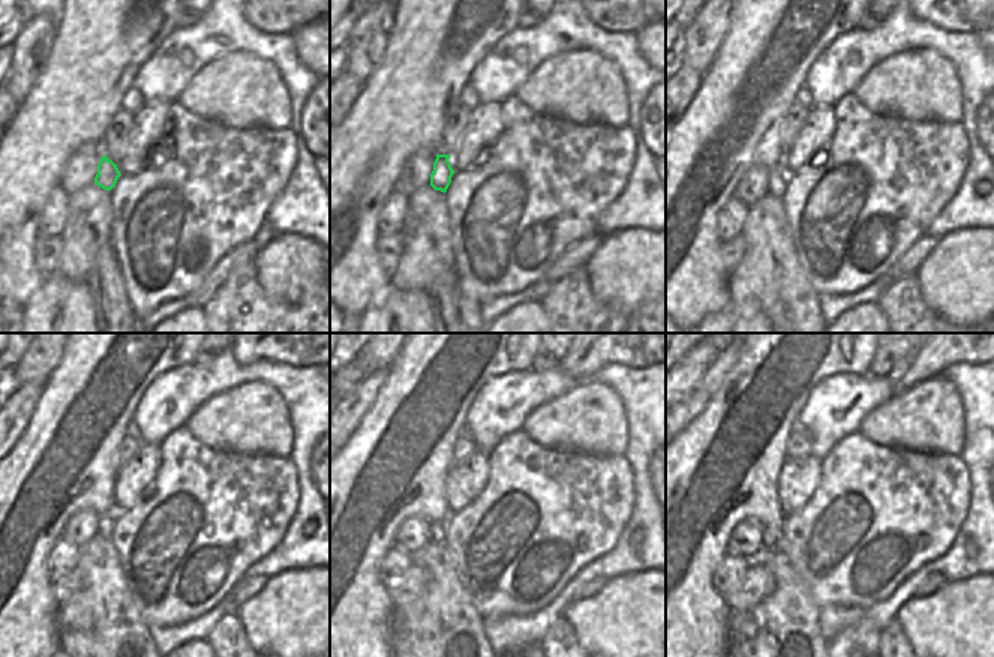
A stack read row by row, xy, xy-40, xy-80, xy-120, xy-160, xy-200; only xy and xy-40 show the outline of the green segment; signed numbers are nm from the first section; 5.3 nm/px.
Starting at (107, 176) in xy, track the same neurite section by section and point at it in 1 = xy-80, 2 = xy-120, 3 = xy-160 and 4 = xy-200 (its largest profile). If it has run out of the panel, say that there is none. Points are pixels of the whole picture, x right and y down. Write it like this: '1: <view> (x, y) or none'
1: xy-80 (778, 176)
2: xy-120 (105, 522)
3: xy-160 (437, 530)
4: xy-200 (769, 540)

